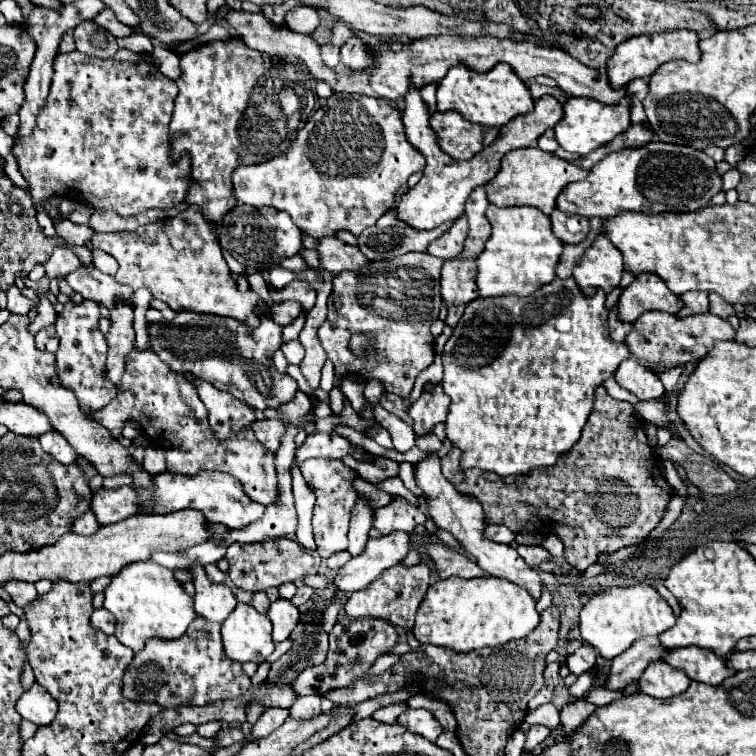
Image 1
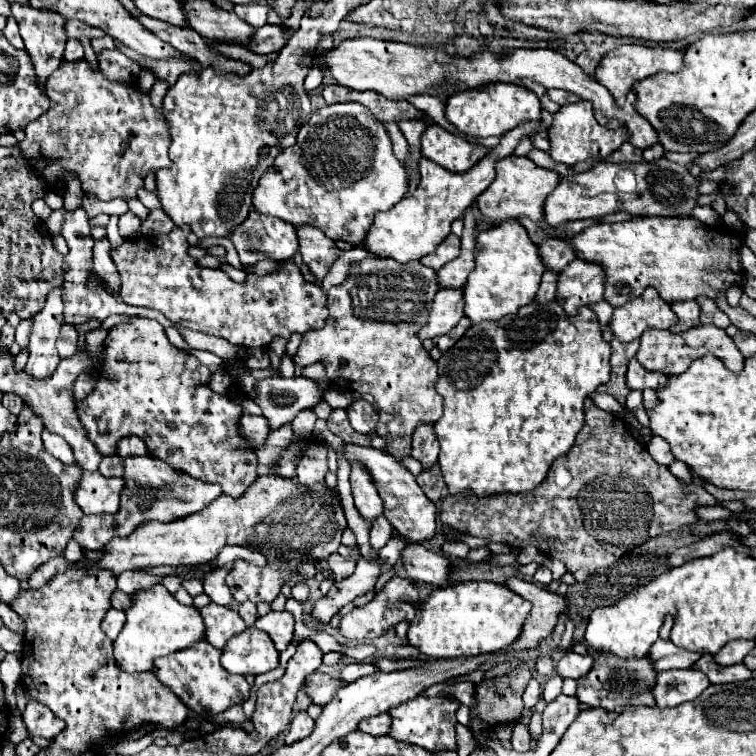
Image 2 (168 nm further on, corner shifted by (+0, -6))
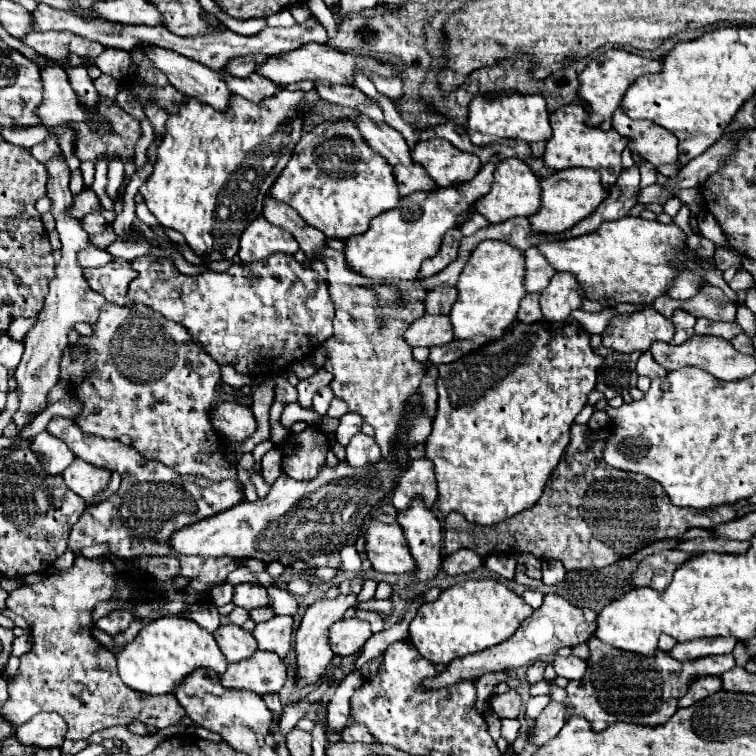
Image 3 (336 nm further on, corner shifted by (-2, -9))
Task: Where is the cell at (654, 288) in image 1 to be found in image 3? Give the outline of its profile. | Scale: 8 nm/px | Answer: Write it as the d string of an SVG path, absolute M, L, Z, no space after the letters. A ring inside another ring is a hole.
M650 305L644 311L630 315L616 315L602 333L602 345L618 353L648 351L654 341L670 341L674 337L674 325Z

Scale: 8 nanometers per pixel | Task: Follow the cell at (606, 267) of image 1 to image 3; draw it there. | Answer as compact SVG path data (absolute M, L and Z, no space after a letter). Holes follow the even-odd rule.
M556 273L540 295L540 309L546 321L564 321L574 309L580 309L584 291L572 273Z

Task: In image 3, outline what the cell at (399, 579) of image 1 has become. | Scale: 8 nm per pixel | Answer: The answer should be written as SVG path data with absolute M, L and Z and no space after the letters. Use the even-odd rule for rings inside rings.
M354 617L354 619L336 621L328 631L328 641L336 655L346 657L358 653L364 647L364 643L370 639L370 635L372 635L370 623Z

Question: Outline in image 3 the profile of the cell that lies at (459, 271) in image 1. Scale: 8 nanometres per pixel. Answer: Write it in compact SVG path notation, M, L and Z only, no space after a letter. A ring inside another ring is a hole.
M424 315L404 333L404 341L408 341L410 347L436 347L446 345L452 339L452 325L446 315Z

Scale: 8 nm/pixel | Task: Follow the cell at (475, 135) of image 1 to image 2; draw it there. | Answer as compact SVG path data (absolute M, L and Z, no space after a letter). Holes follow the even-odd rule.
M430 124L422 134L422 154L450 172L466 172L488 154L488 148L468 142L438 124Z

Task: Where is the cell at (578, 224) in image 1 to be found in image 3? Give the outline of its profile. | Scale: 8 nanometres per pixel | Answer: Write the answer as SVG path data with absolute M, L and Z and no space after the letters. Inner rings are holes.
M530 247L524 255L528 255L526 275L524 275L526 293L542 293L548 287L548 283L554 275L554 269L544 259L544 255L540 251L536 251L536 247Z

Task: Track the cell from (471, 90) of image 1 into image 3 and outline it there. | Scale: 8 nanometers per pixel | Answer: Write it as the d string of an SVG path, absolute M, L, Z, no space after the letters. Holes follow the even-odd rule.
M508 93L496 97L478 95L470 103L466 133L470 135L470 141L478 147L490 145L498 139L520 139L526 143L548 141L552 135L548 117L550 115L546 111L546 101L540 95L520 95L520 93Z

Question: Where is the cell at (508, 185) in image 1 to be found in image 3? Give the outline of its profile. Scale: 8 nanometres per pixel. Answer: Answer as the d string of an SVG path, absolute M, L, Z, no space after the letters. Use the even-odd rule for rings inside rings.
M504 159L496 165L494 183L488 195L480 197L474 203L474 209L484 215L490 223L502 223L512 217L530 217L540 207L540 179L532 173L532 169L520 159Z

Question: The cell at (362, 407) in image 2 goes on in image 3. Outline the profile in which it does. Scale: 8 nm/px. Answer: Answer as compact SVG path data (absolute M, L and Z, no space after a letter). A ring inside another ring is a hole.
M346 413L340 419L340 425L336 429L336 441L344 447L348 443L348 439L352 439L352 435L356 435L362 427L362 417L356 413Z

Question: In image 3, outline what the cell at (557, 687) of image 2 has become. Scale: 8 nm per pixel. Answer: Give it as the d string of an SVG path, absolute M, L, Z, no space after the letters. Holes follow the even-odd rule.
M550 701L550 705L534 719L532 735L530 735L528 741L532 745L536 745L536 747L542 747L548 739L552 739L564 727L564 723L566 723L564 713L566 713L566 705L564 703Z

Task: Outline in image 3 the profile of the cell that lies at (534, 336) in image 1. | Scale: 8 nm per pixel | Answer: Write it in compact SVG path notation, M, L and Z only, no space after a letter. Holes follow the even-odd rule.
M518 323L510 333L506 333L502 339L492 341L490 345L454 361L448 365L440 365L440 377L438 377L438 411L432 423L432 433L426 439L426 459L430 459L434 463L434 475L436 475L436 483L438 483L438 509L448 515L452 511L462 513L466 517L468 523L474 525L494 525L500 523L508 517L514 517L516 513L526 511L528 507L534 507L546 487L548 477L552 475L552 471L556 469L568 441L570 441L570 425L574 423L576 415L582 411L582 407L586 405L588 393L594 389L596 385L596 369L602 365L602 357L596 355L590 347L590 335L586 331L580 331L578 323L572 325L564 325L562 329L552 329L546 323L532 323L532 325L524 325Z

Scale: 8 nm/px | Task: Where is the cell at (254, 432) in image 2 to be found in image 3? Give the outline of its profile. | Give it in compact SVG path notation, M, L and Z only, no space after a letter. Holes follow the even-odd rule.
M220 403L216 411L212 411L212 425L228 443L240 445L246 437L256 431L256 419L252 411L238 403Z

